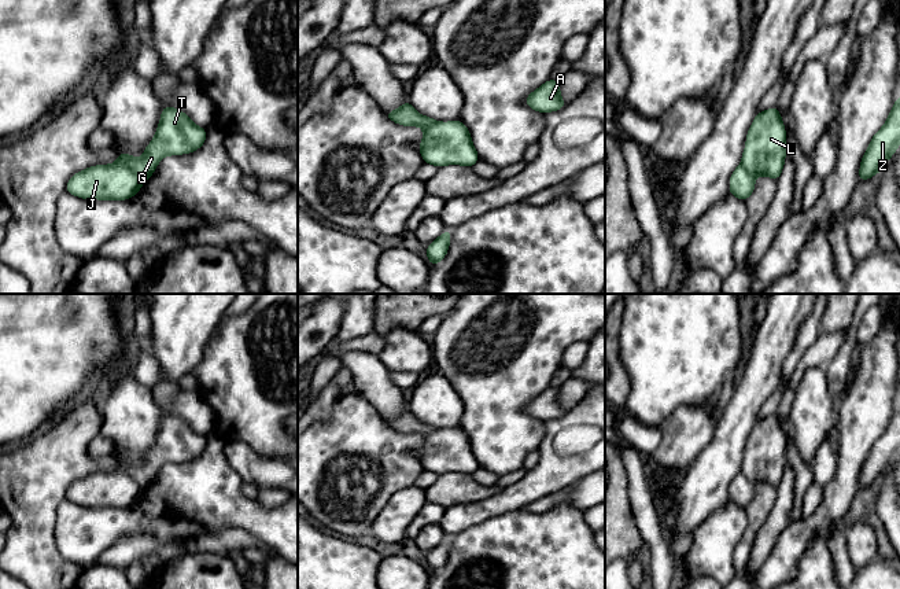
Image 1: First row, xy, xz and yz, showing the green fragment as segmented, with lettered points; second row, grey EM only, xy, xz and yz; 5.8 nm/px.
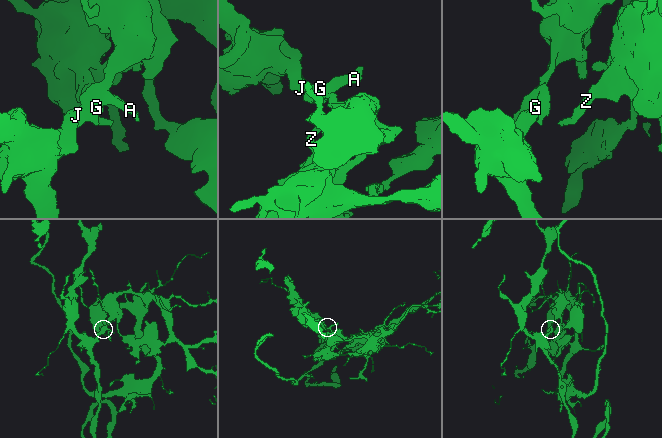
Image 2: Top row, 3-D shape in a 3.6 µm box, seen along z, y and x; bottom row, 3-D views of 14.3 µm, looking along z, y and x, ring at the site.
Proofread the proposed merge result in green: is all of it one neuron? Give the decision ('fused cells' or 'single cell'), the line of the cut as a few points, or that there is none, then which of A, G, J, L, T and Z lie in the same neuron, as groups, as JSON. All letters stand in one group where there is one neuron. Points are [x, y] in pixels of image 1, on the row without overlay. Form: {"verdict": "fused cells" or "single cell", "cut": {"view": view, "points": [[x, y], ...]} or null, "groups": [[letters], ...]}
{"verdict": "fused cells", "cut": {"view": "xy", "points": [[117, 468], [128, 474], [143, 488]]}, "groups": [["A", "G", "L", "T", "Z"], ["J"]]}

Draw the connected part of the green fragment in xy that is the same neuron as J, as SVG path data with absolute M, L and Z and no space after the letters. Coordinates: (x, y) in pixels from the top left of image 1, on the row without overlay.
M115 470L96 472L75 481L66 492L66 500L81 507L126 508L143 493L129 475Z

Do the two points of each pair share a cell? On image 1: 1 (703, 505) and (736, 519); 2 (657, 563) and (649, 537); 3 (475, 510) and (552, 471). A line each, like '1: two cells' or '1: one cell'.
1: two cells
2: one cell
3: one cell

